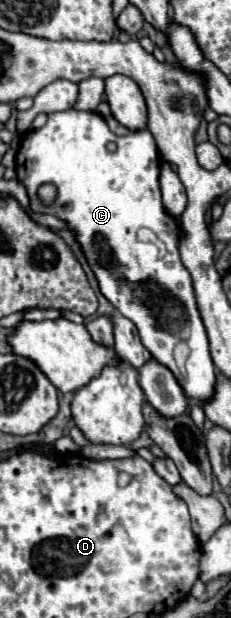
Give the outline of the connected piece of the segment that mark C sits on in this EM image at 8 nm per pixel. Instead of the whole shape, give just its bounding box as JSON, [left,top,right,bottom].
[17,111,215,405]

